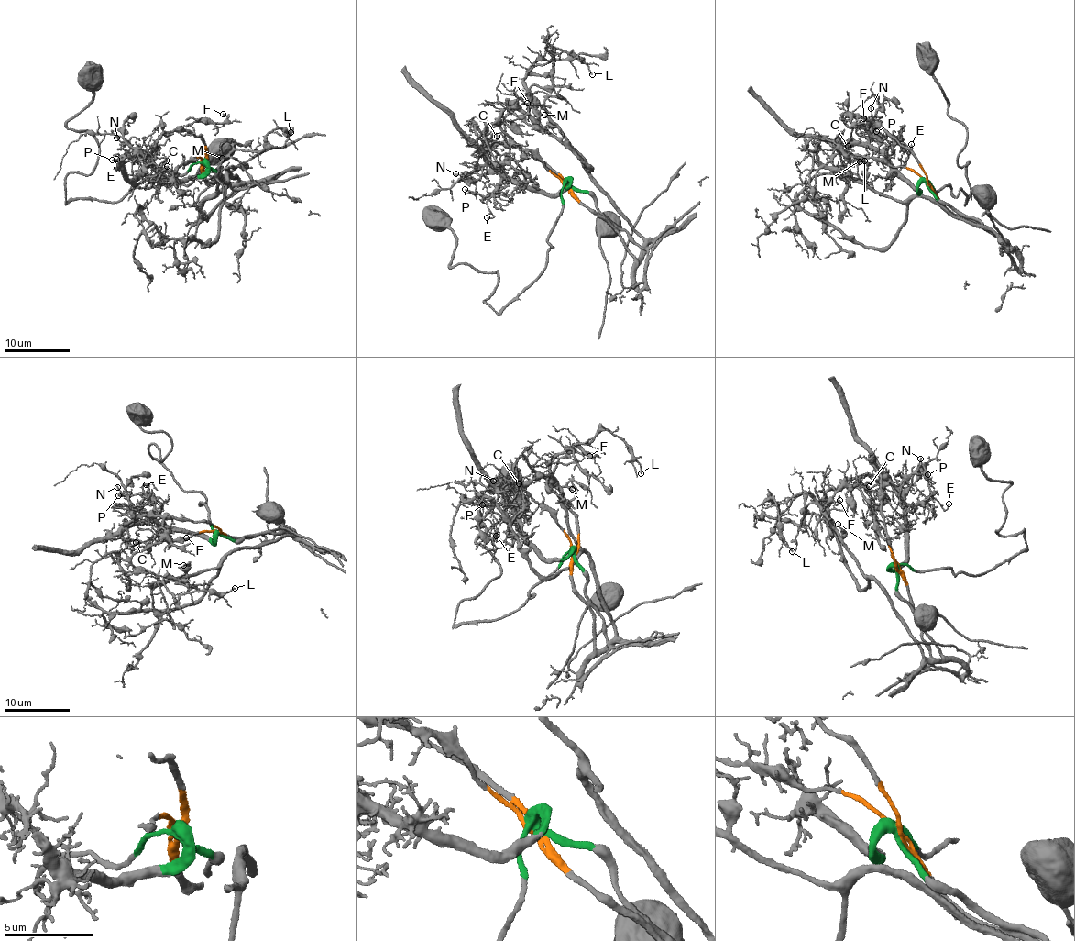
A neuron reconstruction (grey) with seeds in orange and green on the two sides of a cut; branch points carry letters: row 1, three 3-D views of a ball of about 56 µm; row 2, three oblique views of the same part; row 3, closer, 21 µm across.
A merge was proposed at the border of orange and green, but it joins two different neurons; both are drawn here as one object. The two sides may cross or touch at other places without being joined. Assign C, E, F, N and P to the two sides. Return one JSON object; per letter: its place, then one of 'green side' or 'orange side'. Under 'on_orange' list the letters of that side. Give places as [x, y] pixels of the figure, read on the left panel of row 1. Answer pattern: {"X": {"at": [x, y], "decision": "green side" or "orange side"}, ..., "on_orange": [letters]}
{"C": {"at": [167, 166], "decision": "green side"}, "E": {"at": [116, 159], "decision": "green side"}, "F": {"at": [223, 114], "decision": "orange side"}, "N": {"at": [116, 138], "decision": "green side"}, "P": {"at": [112, 160], "decision": "green side"}, "on_orange": ["F"]}

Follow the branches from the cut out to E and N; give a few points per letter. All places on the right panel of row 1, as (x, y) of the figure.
E: (926, 181), (917, 189), (921, 192), (893, 164), (890, 156), (895, 140), (905, 151), (911, 149), (911, 143)
N: (926, 181), (917, 186), (921, 192), (903, 178), (890, 160), (871, 145), (871, 107)

